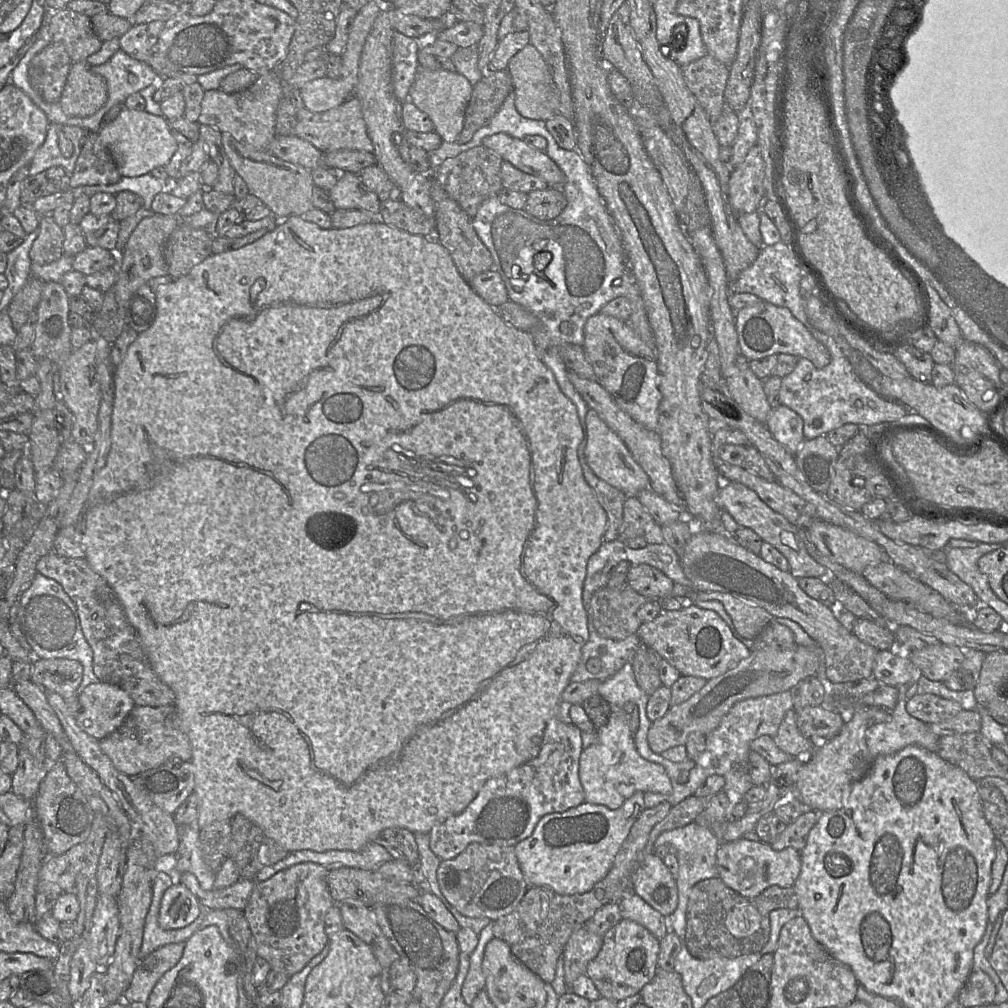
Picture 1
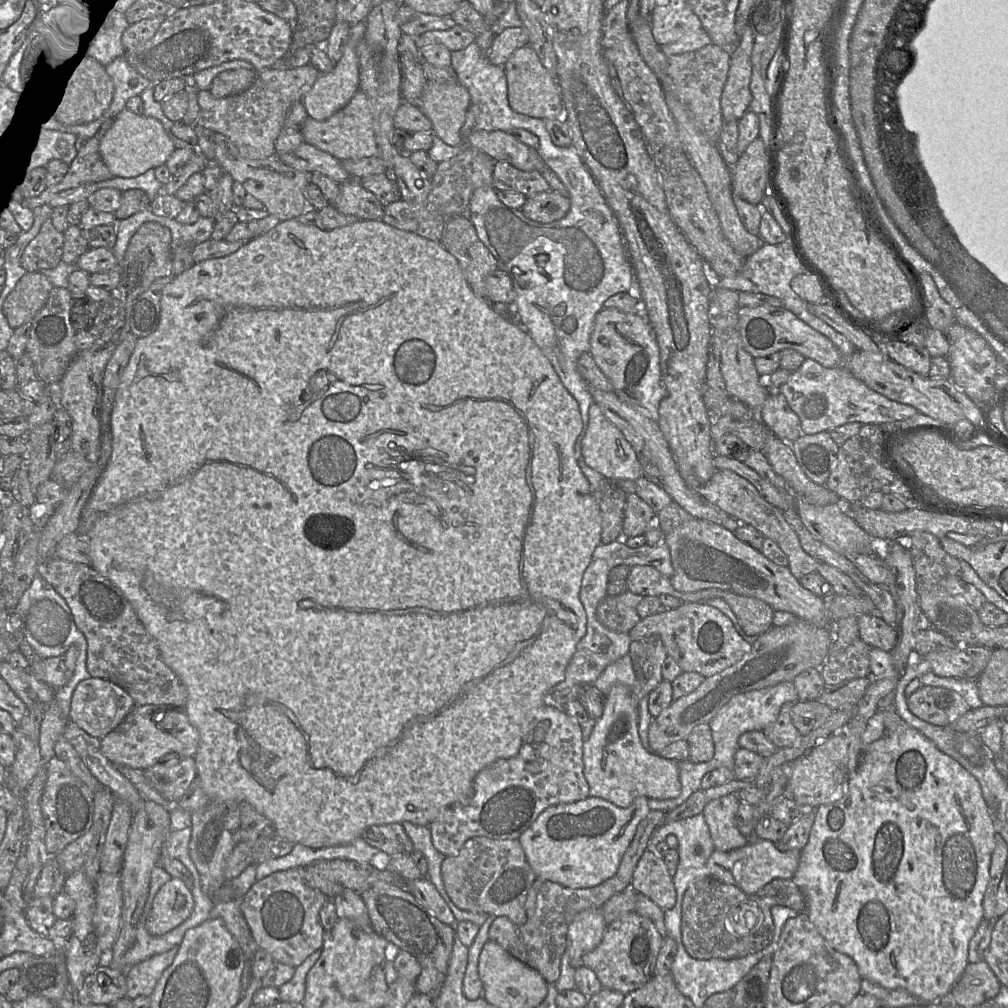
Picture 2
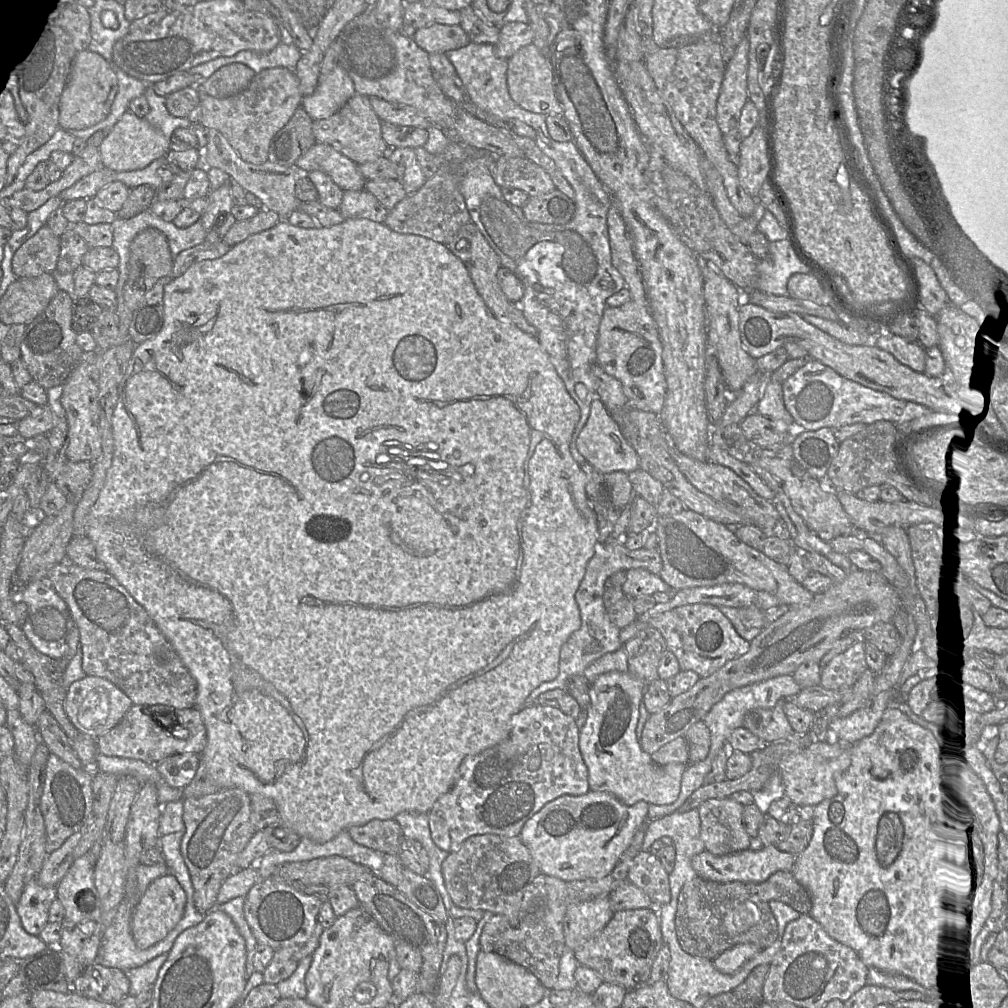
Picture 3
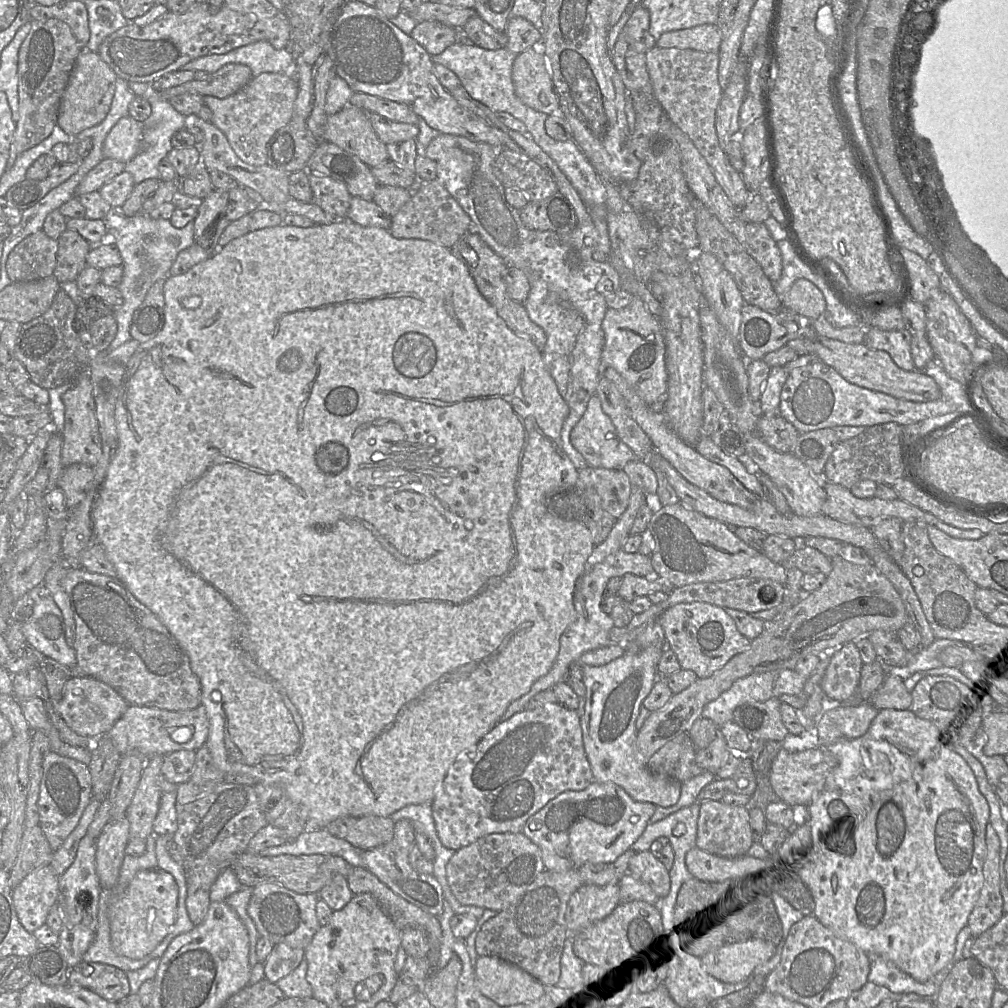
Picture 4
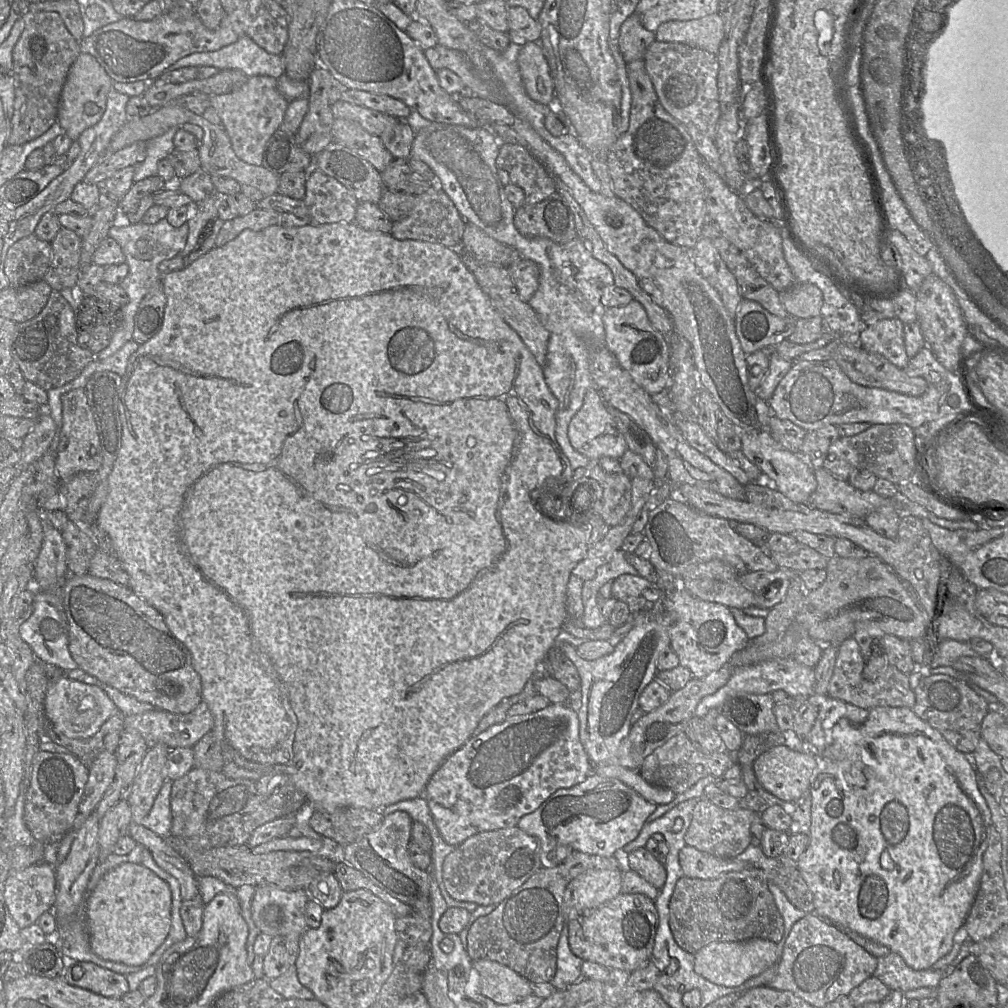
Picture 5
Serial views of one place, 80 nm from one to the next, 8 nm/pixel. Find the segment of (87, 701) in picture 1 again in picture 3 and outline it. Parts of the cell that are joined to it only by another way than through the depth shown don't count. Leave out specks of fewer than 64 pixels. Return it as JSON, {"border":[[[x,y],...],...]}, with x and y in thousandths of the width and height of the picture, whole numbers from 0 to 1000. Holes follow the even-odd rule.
{"border":[[[85,671],[74,676],[66,685],[64,707],[72,720],[93,733],[113,722],[131,701],[130,693],[114,679],[97,671]]]}

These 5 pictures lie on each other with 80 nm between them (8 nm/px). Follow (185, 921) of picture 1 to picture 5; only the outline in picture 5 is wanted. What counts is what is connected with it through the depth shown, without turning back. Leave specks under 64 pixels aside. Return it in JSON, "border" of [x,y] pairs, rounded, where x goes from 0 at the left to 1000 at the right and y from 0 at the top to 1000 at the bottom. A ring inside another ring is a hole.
{"border":[[[121,856],[104,866],[84,893],[91,943],[103,952],[128,958],[143,956],[170,922],[171,886],[165,874],[140,857]]]}

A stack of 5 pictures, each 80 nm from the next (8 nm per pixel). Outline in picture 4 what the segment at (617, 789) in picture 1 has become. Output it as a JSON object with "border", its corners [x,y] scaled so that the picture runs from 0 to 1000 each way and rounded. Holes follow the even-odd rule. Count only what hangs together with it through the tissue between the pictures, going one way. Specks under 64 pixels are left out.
{"border":[[[651,642],[622,645],[618,651],[601,660],[578,660],[581,693],[575,717],[578,740],[589,775],[612,778],[630,795],[664,801],[673,795],[676,777],[646,767],[631,738],[631,714],[639,693],[654,672],[652,660],[658,646]]]}

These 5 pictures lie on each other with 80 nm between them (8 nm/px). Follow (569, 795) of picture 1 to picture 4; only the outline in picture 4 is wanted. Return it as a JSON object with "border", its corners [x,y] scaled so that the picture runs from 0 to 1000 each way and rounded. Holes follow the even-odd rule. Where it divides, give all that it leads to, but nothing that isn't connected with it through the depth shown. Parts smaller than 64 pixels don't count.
{"border":[[[554,697],[519,704],[495,716],[474,737],[454,748],[428,795],[438,836],[450,844],[489,826],[515,826],[525,811],[560,785],[575,785],[589,775],[577,733],[575,711]]]}

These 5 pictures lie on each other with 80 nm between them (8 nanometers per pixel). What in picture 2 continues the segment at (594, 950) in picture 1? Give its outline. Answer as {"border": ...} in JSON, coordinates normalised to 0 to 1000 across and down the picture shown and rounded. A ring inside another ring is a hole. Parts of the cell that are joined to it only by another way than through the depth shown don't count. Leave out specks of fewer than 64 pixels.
{"border":[[[586,901],[573,906],[563,924],[562,944],[570,961],[578,958],[578,948],[597,934],[602,921],[596,901]]]}

